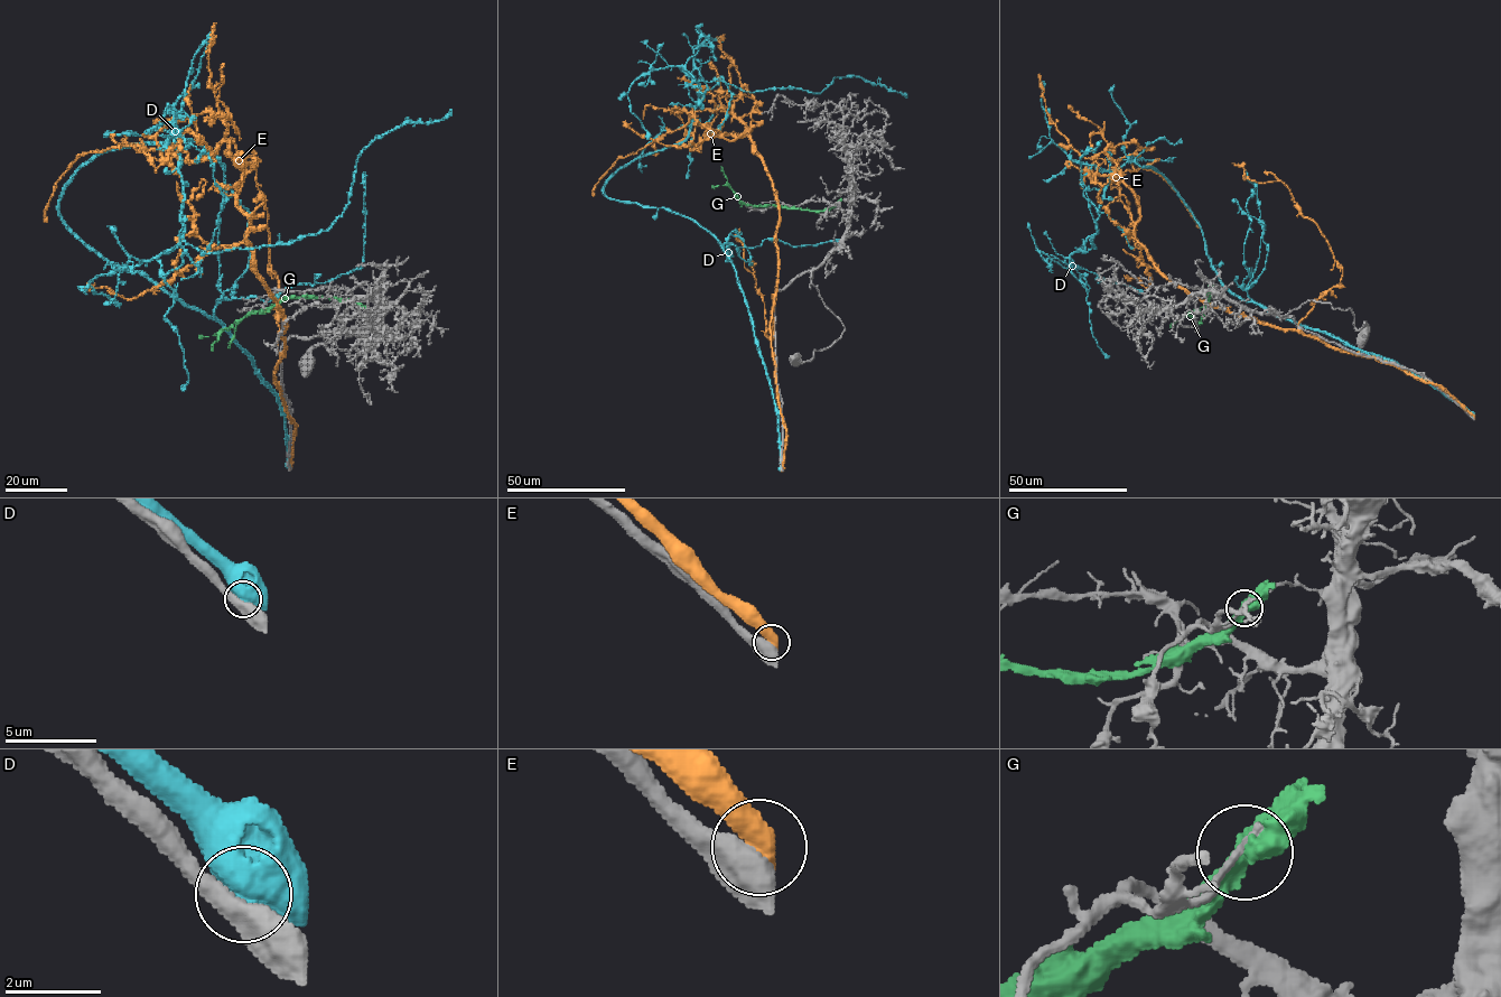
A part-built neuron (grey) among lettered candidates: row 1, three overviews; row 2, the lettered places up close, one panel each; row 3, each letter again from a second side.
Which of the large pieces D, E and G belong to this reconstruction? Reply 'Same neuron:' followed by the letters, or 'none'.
Same neuron: none

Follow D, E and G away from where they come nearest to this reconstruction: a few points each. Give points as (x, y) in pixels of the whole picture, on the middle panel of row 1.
D: (781, 468), (773, 391), (721, 244), (603, 187), (686, 138), (701, 81), (820, 93), (855, 75), (906, 98)
E: (782, 471), (779, 210), (751, 131), (723, 109), (697, 110), (621, 157), (593, 196)
G: (838, 202), (823, 211), (746, 205), (730, 186), (721, 167)

